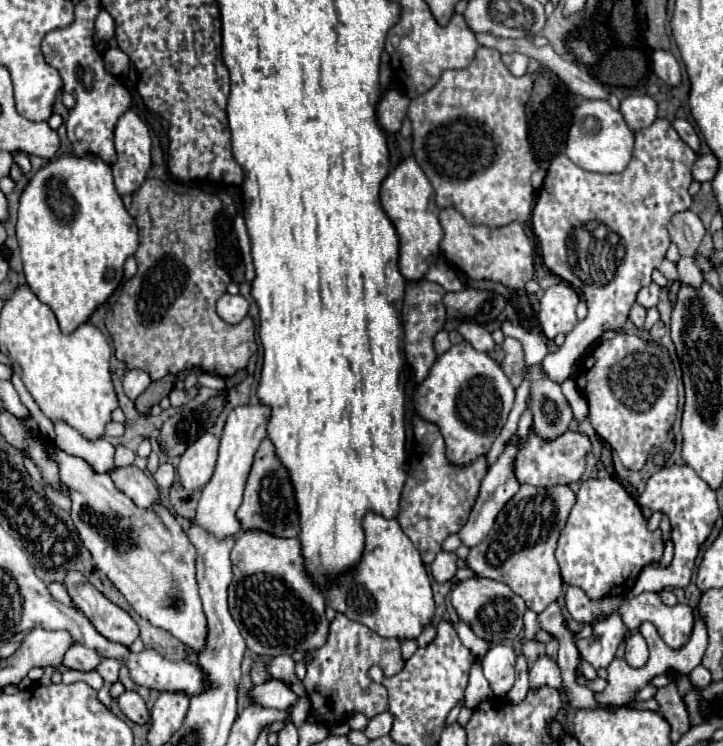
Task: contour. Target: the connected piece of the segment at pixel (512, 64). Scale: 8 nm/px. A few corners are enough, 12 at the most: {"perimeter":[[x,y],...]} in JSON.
{"perimeter":[[506,53],[502,61],[516,77],[526,73],[528,57]]}

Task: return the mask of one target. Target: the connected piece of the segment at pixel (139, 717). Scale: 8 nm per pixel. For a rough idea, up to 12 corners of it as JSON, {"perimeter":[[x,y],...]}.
{"perimeter":[[138,693],[118,697],[122,713],[138,725],[148,723],[150,713]]}

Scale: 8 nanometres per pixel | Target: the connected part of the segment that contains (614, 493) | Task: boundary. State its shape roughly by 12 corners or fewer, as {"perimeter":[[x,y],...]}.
{"perimeter":[[616,479],[580,485],[556,559],[590,599],[662,557]]}

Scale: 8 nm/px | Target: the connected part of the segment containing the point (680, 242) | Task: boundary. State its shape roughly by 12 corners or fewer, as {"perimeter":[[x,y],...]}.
{"perimeter":[[696,213],[668,221],[670,241],[694,257],[706,229]]}

